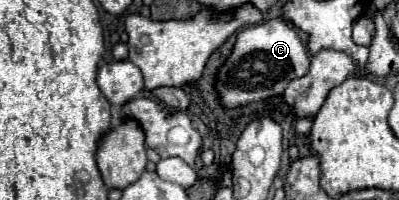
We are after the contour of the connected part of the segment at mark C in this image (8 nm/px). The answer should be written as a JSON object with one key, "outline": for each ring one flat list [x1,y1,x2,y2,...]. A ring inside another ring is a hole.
{"outline":[[277,17,247,27,237,35,237,41,227,61,217,69,215,91,219,95,219,103,225,109,237,109,255,101,279,97,289,85,289,81,303,77,309,71,309,63,311,63,309,51,305,43,299,39,295,27,287,19],[239,63,241,63,241,77,239,77]]}

